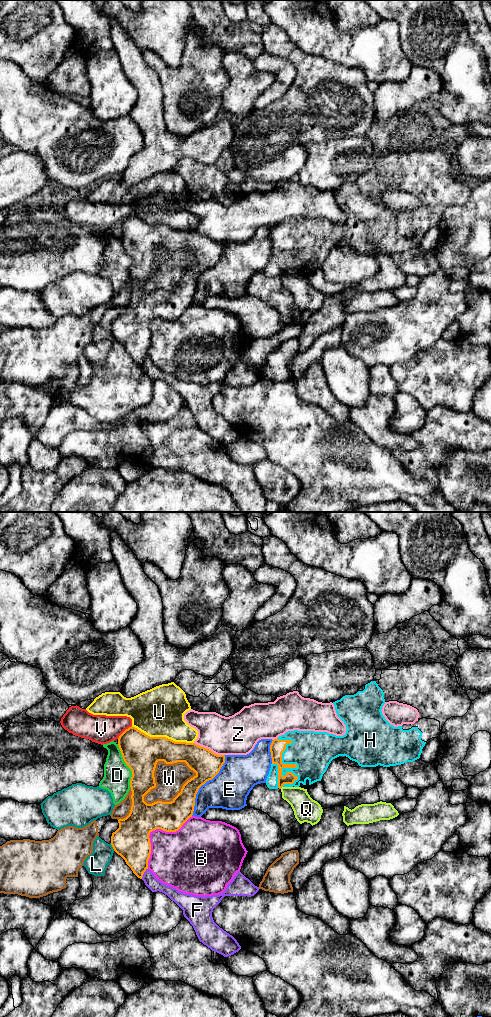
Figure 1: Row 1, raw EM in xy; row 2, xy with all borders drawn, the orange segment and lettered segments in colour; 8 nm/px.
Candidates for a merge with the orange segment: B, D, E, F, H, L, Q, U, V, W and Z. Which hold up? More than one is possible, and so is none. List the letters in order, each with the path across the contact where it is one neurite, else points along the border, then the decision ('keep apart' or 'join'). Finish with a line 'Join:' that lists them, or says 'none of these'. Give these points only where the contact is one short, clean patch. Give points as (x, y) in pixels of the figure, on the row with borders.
B: keep apart
D: keep apart
E: keep apart
F: keep apart
H: join
L: keep apart
Q: keep apart
U: keep apart
V: keep apart
W: keep apart
Z: keep apart
Join: H

